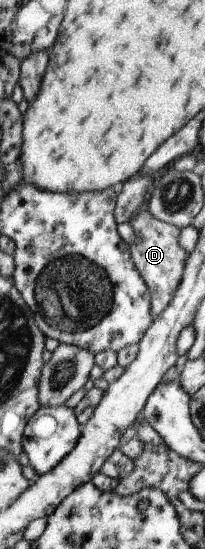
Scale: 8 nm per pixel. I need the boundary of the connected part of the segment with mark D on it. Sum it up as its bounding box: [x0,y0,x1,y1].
[127,207,186,320]

